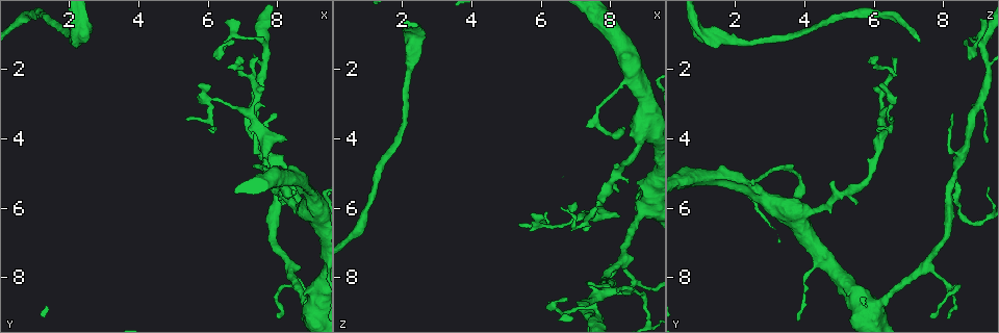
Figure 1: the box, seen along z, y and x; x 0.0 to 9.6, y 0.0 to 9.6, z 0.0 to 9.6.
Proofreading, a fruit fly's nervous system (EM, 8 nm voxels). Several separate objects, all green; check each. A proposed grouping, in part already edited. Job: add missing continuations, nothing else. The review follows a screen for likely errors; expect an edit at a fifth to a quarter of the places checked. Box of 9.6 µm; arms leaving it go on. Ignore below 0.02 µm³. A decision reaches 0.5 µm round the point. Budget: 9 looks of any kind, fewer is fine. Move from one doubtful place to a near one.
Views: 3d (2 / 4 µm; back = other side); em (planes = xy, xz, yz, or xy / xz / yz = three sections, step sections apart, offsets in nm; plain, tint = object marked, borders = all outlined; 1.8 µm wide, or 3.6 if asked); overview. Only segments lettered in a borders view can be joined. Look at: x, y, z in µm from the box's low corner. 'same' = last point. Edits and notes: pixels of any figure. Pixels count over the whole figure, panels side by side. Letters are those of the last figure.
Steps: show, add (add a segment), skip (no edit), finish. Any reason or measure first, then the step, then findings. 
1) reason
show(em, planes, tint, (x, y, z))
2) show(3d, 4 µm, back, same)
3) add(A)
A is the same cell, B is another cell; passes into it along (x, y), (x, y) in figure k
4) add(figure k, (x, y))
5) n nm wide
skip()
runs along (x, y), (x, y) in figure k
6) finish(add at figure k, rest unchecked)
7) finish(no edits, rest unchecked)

branch stops here
show(em, planes, borders, (5.40, 3.40, 6.45))

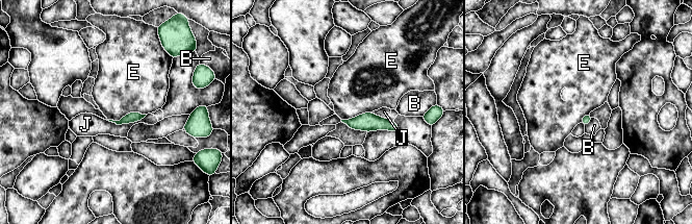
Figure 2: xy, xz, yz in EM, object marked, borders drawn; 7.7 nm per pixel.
skip()
B, E and J are other cells; border along (146, 114), (107, 120) in figure 2; none of them fits

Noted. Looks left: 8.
free end
show(3d, 2 µm, (8.30, 4.00, 6.20))

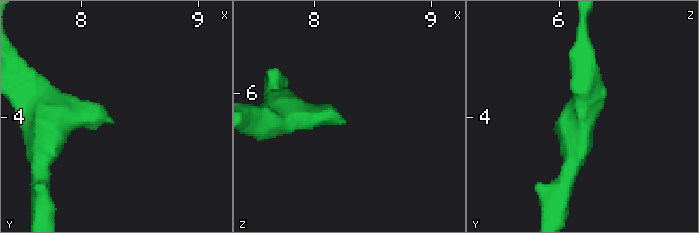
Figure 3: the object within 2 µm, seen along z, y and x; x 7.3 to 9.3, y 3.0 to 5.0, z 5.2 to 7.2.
show(em, xy, step 16, tint, (8.28, 4.06, 6.22))

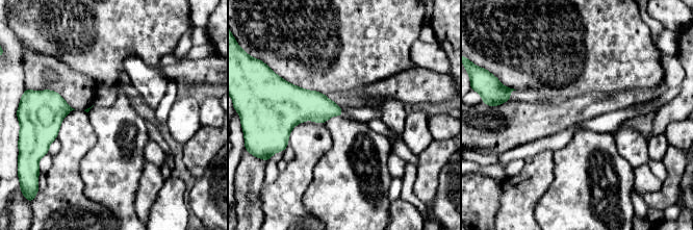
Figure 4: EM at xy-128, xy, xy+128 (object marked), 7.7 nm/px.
cut it another way
show(em, planes, borders, same)

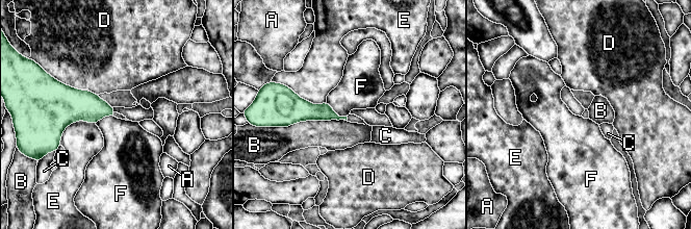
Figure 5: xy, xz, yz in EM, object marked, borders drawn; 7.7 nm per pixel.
skip()
A, B, C, D, E and F are other cells; border along (327, 101), (339, 116), (346, 117) in figure 5; no lettered segment goes on from it

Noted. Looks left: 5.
free end
show(em, xy, step 8, borders, (7.95, 3.20, 8.25))

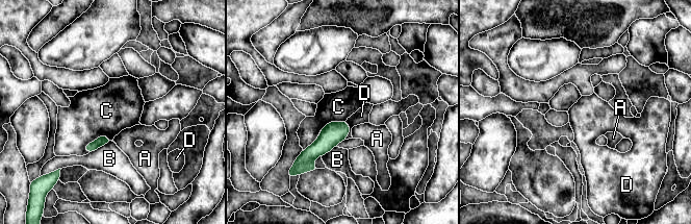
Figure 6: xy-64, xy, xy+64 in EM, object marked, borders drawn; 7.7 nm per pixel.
cut it another way
show(em, planes, borders, same)

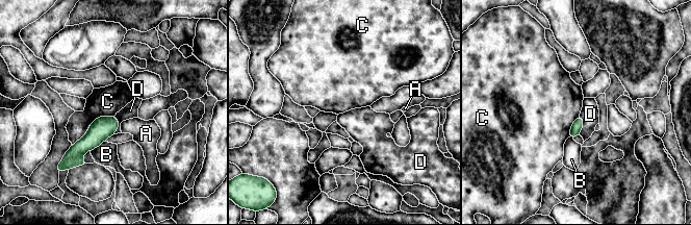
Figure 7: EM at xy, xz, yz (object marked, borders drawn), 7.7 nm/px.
skip()
A, B, C and D are other cells; border along (113, 116), (97, 117), (90, 124) in figure 7; none of them fits

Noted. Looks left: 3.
thick turns thin
show(3d, 2 µm, (2.35, 1.05, 1.70))

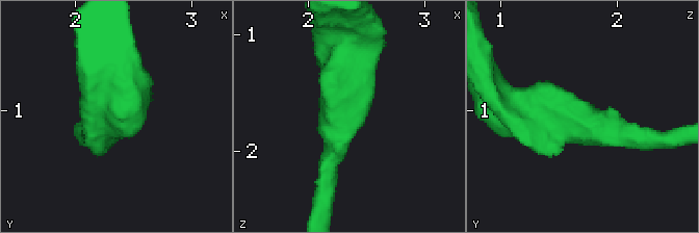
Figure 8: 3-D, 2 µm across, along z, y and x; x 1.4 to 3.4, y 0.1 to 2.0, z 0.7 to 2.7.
arms of 160, 360 nm
show(em, xy, step 16, plain, (2.30, 1.06, 1.72))

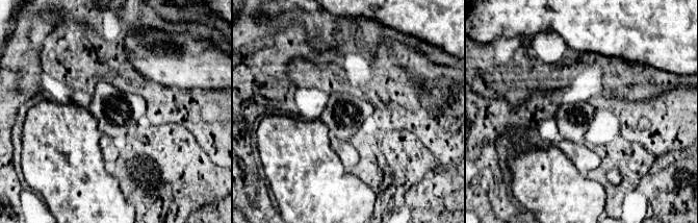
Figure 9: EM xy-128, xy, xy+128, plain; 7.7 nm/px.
what lies round it
show(em, xy, step 16, borders, same)

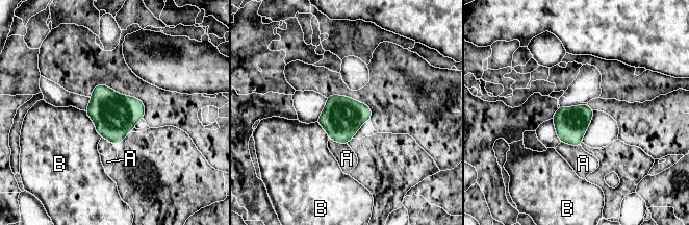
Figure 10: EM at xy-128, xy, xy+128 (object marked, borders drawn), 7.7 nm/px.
240 nm wide; B touches over 240 nm
add(A)
A is the same cell, B is another cell; it goes on there

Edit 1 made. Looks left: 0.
finish(add at figure 10, rest unchecked)

